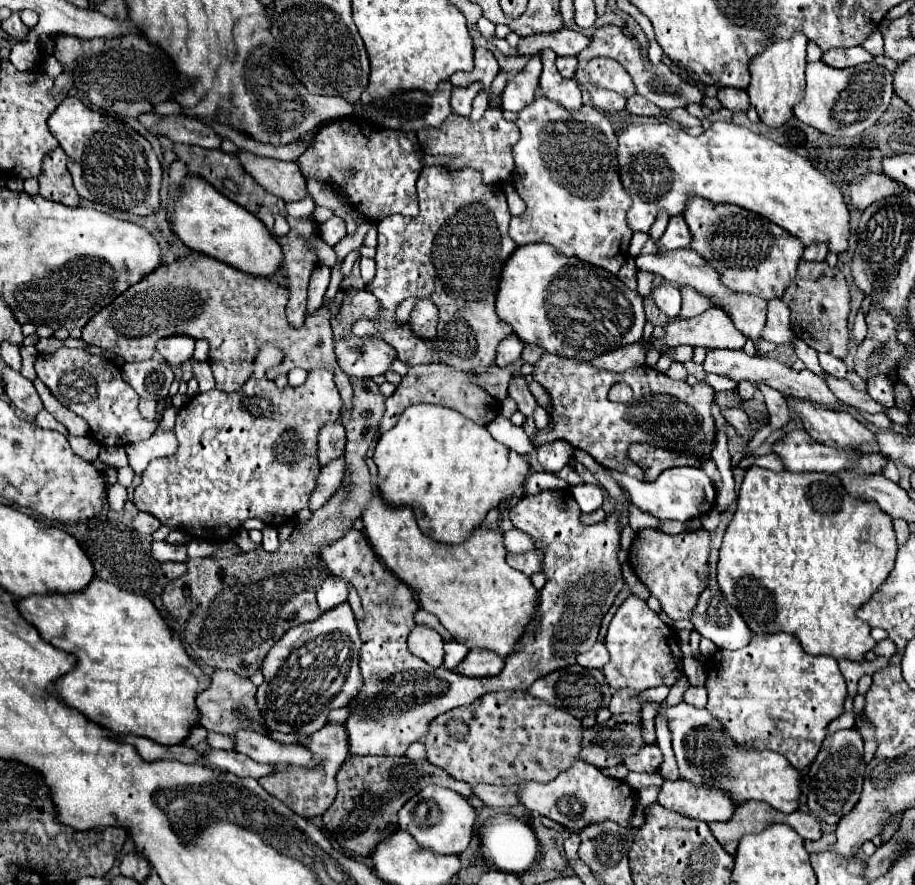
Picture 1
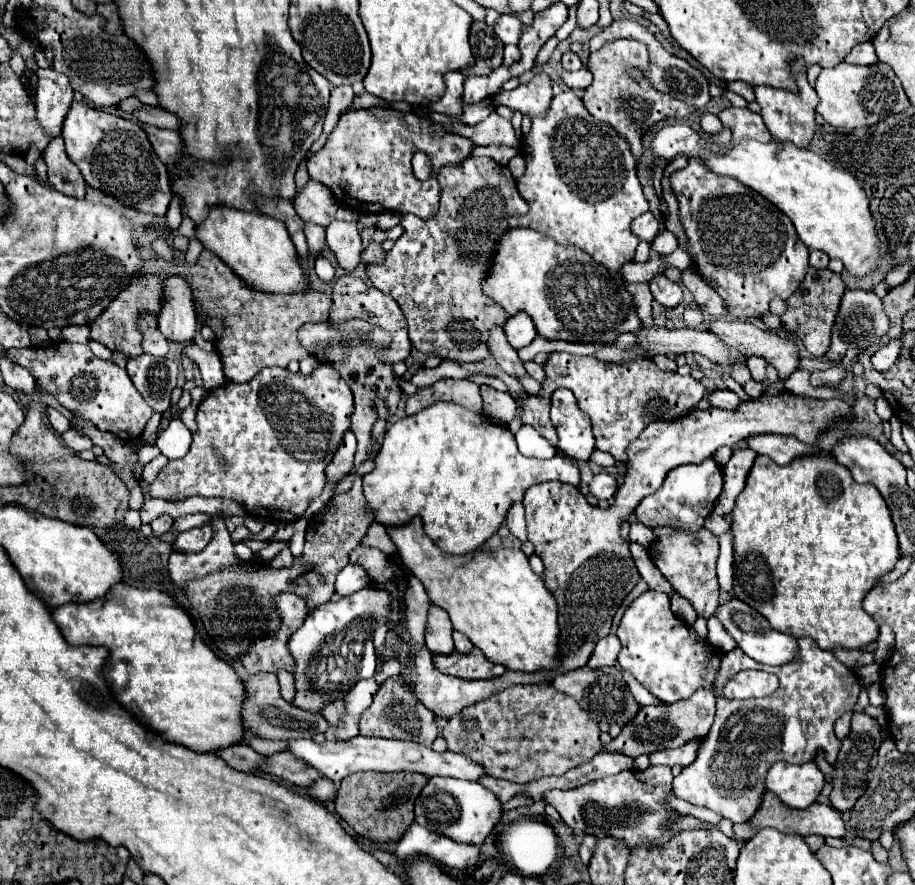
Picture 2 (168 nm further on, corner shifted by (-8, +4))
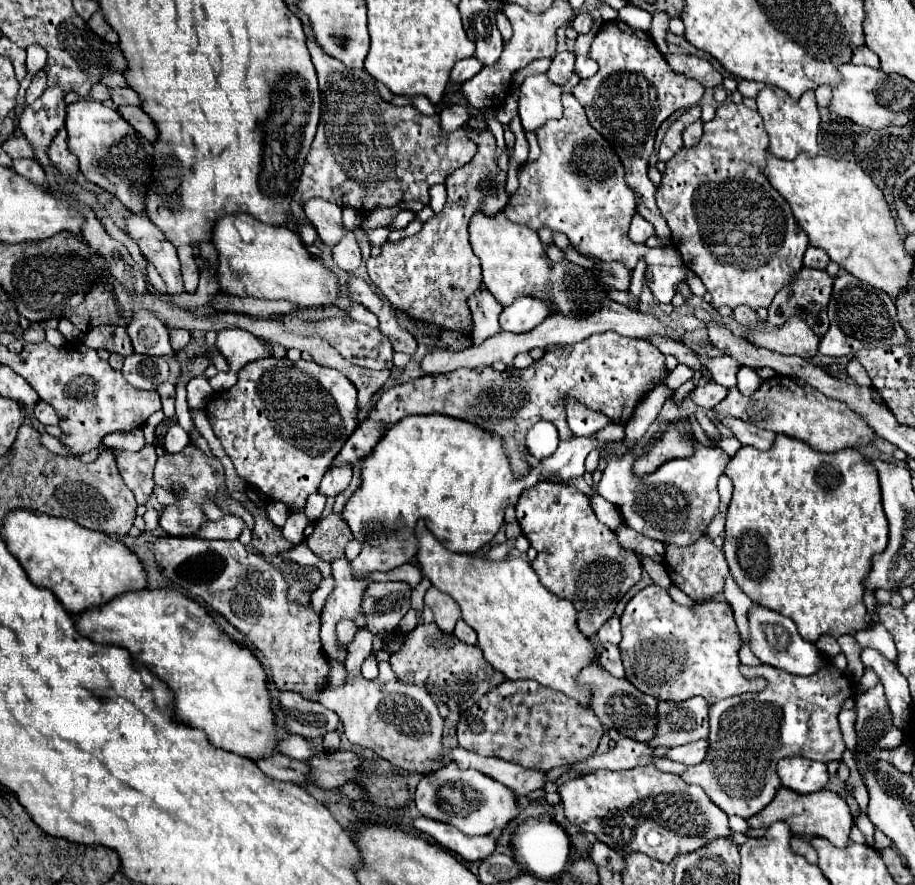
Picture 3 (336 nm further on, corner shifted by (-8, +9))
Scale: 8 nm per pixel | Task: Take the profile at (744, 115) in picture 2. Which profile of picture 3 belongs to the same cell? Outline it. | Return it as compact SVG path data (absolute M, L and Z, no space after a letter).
M725 101L723 105L717 107L717 115L715 115L709 123L705 123L701 141L699 141L695 147L689 147L689 149L683 147L681 151L677 151L677 153L667 161L663 179L661 179L661 183L657 185L657 195L655 195L655 197L657 197L659 211L661 211L661 215L665 217L669 229L671 229L671 233L673 233L673 235L671 235L671 243L673 243L673 247L681 253L683 265L685 265L689 271L693 271L697 277L701 277L701 281L705 283L707 291L709 291L711 297L713 297L713 303L711 303L711 305L713 305L715 309L717 309L717 307L723 307L723 305L727 305L727 307L731 307L731 309L735 309L737 305L749 305L749 307L753 307L753 309L769 307L771 301L773 301L773 297L775 297L775 293L777 293L779 289L783 289L783 287L791 281L791 277L803 267L803 255L805 255L805 249L809 247L809 239L807 239L807 233L797 225L797 221L795 221L795 217L793 217L793 211L791 211L791 207L787 205L787 201L779 195L777 189L771 187L767 175L763 173L765 159L767 159L767 147L769 147L769 135L767 135L767 131L763 129L763 119L761 119L761 115L759 115L757 111L747 109L743 103L737 105L737 103L733 103L733 101Z

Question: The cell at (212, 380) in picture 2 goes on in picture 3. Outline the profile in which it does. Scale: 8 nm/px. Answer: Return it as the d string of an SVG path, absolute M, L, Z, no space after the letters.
M171 329L169 335L171 335L171 347L173 347L173 351L185 349L185 345L189 343L189 337L191 337L189 331L185 331L185 329Z

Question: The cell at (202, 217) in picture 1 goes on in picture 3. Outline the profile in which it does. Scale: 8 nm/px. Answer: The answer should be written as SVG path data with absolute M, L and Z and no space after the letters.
M227 215L215 223L213 245L219 251L219 285L221 291L237 297L257 297L257 299L285 299L295 303L299 309L311 307L331 307L337 303L341 285L337 275L327 269L319 259L313 259L311 253L303 247L297 233L287 227L273 227L259 223L251 215Z

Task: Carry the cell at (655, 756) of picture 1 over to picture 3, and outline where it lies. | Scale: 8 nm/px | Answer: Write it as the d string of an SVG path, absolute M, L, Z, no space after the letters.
M699 739L695 743L687 743L687 745L669 749L665 757L685 763L685 765L697 765L697 763L703 763L703 757L707 757L707 751L709 751L709 739Z

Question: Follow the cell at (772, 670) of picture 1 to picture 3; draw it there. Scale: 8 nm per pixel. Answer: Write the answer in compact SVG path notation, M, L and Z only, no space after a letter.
M829 661L809 677L797 677L771 665L741 665L741 673L747 679L763 677L767 687L763 691L723 699L709 707L709 755L703 763L689 767L683 773L683 779L687 783L701 785L711 801L727 815L747 819L767 807L781 789L781 779L775 771L781 757L815 755L815 761L823 763L841 759L845 743L837 715L841 711L841 703L853 693L855 687Z

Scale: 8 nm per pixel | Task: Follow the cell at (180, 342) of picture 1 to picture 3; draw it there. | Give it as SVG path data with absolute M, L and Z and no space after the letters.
M129 213L125 217L127 235L139 245L143 257L155 265L157 273L169 287L169 295L183 293L183 279L177 259L177 249L171 245L165 235L151 223L147 213Z

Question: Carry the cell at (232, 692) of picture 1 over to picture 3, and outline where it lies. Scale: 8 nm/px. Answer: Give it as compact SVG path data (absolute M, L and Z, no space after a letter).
M279 693L279 701L285 709L285 729L307 739L323 737L329 731L337 731L339 717L325 709L321 703L303 699L297 693Z

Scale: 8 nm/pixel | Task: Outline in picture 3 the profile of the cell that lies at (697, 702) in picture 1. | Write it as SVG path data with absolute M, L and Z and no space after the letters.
M693 697L681 703L659 703L657 737L649 741L651 747L677 747L705 739L709 735L709 705L703 697Z

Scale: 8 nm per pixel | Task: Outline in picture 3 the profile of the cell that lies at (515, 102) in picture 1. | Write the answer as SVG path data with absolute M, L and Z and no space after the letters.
M531 75L519 89L519 117L525 131L535 133L549 119L559 119L563 89L551 83L547 75Z

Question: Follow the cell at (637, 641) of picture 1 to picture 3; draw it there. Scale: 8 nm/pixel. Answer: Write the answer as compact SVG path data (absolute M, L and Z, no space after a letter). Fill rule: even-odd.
M649 585L645 589L641 589L625 607L623 615L621 615L621 627L623 627L623 639L619 643L619 649L623 651L623 667L625 667L625 675L627 679L639 689L645 691L647 695L659 699L659 701L685 701L691 699L695 695L703 697L709 705L725 699L725 697L733 697L733 695L741 695L741 693L749 693L749 691L761 691L765 687L763 679L745 679L739 673L739 633L737 633L737 625L733 619L733 609L729 607L727 601L703 601L703 603L695 603L693 607L685 607L685 605L677 605L667 589L659 587L659 585ZM645 651L683 651L681 657L669 659L669 655L663 655L663 673L665 673L665 681L645 681L645 663L647 669L651 669L651 661L655 661L657 665L657 657L647 657Z

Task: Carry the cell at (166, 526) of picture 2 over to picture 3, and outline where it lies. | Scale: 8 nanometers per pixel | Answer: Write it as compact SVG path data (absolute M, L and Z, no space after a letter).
M189 443L177 455L171 455L171 453L161 455L154 468L155 484L173 493L175 493L175 486L180 486L185 491L184 495L176 495L177 504L163 507L161 517L159 517L159 525L163 527L163 531L173 537L195 537L201 531L203 523L209 521L207 515L203 513L203 505L207 503L207 499L213 499L217 507L221 505L223 479L225 479L225 473L223 473L221 461L215 459L211 453L203 453L193 443Z

